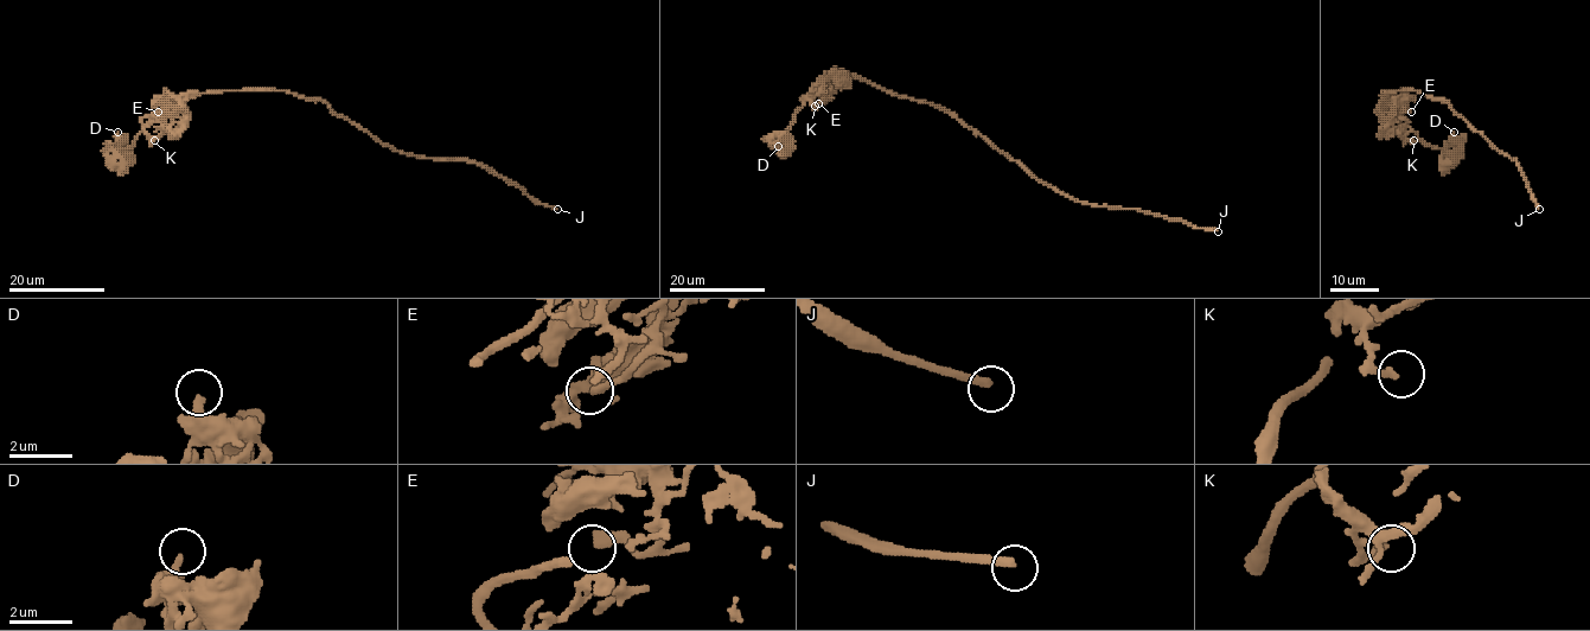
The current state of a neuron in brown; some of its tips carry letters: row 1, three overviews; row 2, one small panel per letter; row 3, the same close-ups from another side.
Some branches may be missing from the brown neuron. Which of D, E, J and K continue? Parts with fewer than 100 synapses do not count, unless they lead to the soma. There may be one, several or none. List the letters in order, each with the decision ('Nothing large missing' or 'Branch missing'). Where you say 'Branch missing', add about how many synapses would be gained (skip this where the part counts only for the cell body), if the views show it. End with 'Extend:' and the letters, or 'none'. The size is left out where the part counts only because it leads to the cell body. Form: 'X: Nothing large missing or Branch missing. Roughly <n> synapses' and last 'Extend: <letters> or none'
D: Nothing large missing
E: Nothing large missing
J: Branch missing
K: Nothing large missing
Extend: J

